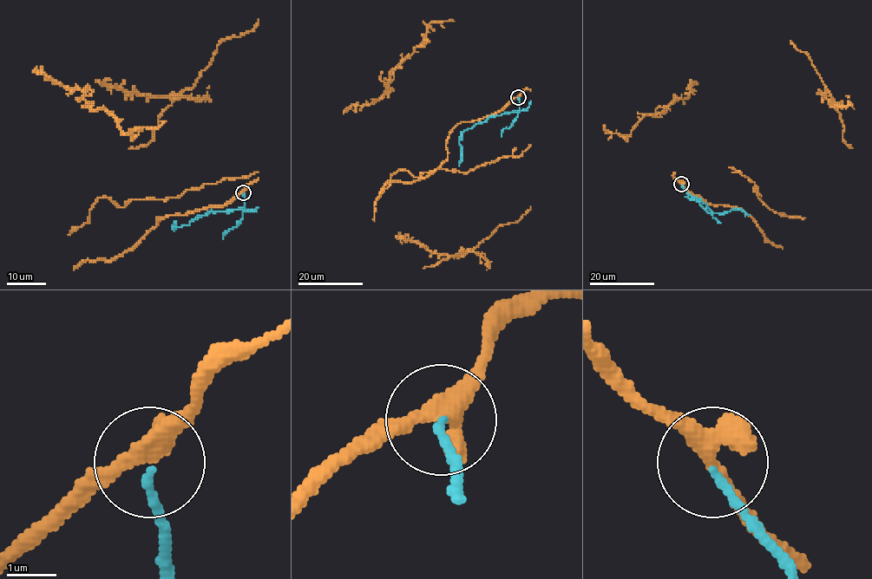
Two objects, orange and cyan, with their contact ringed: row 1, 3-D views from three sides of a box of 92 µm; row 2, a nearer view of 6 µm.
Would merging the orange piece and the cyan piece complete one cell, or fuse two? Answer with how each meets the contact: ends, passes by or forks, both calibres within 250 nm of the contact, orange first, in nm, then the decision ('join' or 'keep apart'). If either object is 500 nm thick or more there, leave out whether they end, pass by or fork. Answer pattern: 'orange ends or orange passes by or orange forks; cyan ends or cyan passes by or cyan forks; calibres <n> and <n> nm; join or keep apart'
orange passes by; cyan ends; calibres 400 and 170 nm; keep apart

